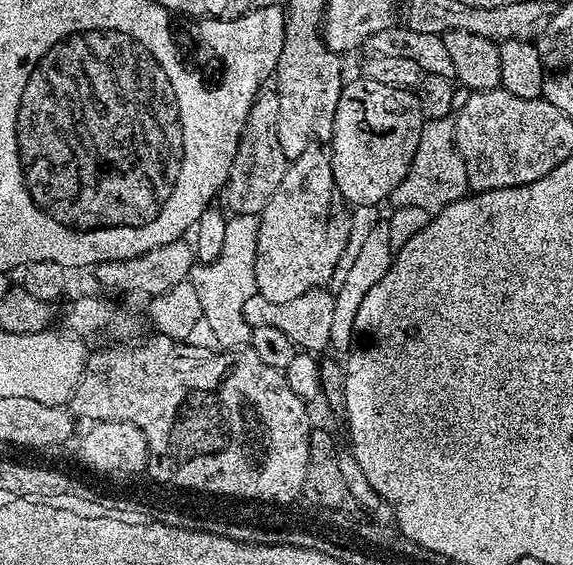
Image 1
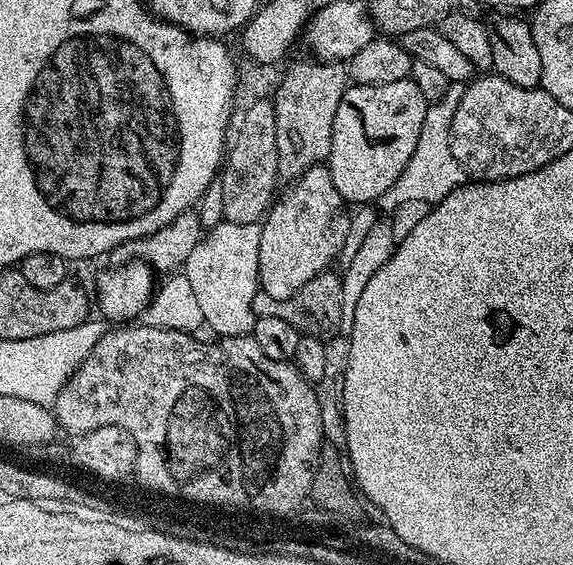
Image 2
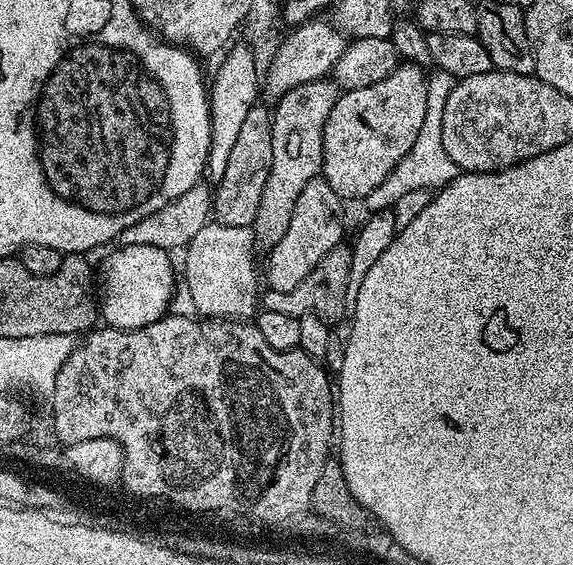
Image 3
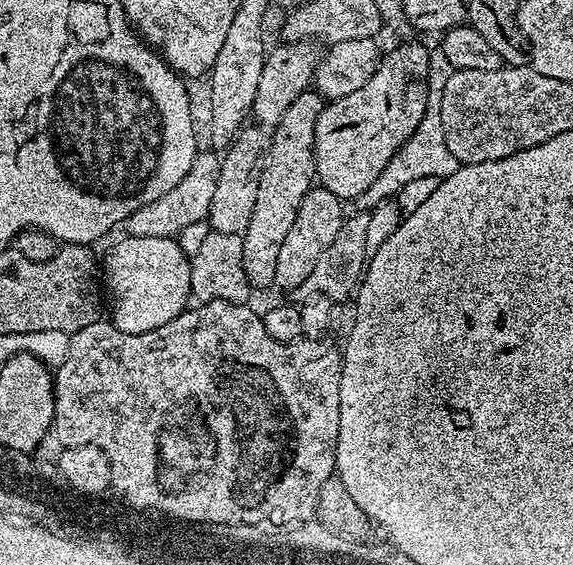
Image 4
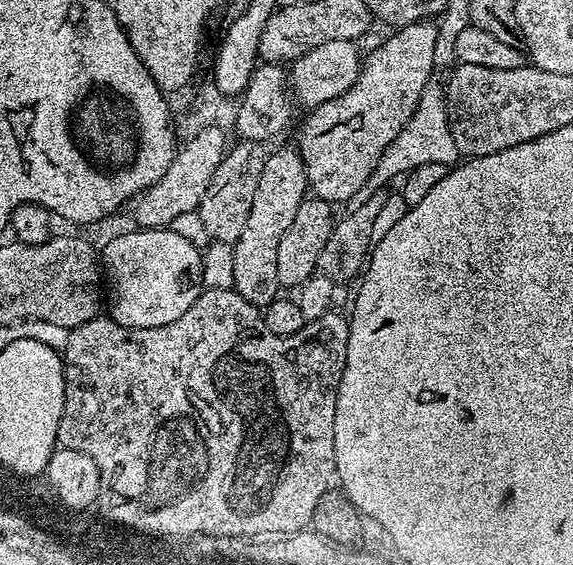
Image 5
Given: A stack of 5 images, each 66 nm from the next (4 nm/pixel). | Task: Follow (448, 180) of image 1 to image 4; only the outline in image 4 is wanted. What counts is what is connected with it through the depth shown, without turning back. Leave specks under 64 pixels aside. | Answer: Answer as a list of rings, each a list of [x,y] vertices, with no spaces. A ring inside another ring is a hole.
[[[442,50],[431,53],[428,61],[428,101],[426,102],[426,114],[422,114],[422,122],[418,122],[418,130],[404,145],[386,162],[382,174],[362,194],[358,194],[354,201],[354,208],[357,212],[372,211],[384,200],[391,200],[396,197],[402,186],[414,182],[414,178],[443,178],[454,174],[454,170],[460,168],[461,162],[450,154],[446,146],[446,134],[442,134],[442,90],[446,90],[446,81],[454,70],[450,66],[450,58]]]

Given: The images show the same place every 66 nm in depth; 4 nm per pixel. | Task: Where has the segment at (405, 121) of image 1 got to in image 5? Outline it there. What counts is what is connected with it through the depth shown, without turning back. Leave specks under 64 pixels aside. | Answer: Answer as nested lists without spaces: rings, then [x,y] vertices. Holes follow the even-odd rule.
[[[419,20],[405,28],[396,28],[377,49],[363,57],[360,73],[350,90],[307,113],[300,128],[304,137],[298,143],[298,151],[315,199],[339,206],[350,194],[362,190],[386,146],[398,138],[416,113],[424,87],[434,76],[432,67],[436,64],[436,43],[440,40],[440,32],[434,25],[432,20]]]

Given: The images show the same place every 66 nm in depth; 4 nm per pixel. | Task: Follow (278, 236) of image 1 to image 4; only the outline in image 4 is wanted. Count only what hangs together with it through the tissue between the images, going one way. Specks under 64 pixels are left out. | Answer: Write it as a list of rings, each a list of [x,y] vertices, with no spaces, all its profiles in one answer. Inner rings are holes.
[[[314,186],[302,198],[302,206],[298,206],[298,214],[294,214],[294,226],[290,226],[290,234],[282,242],[282,251],[278,253],[278,267],[274,270],[275,287],[303,289],[313,273],[317,259],[330,242],[334,241],[339,227],[345,222],[345,205],[334,194],[330,194],[327,186]]]

